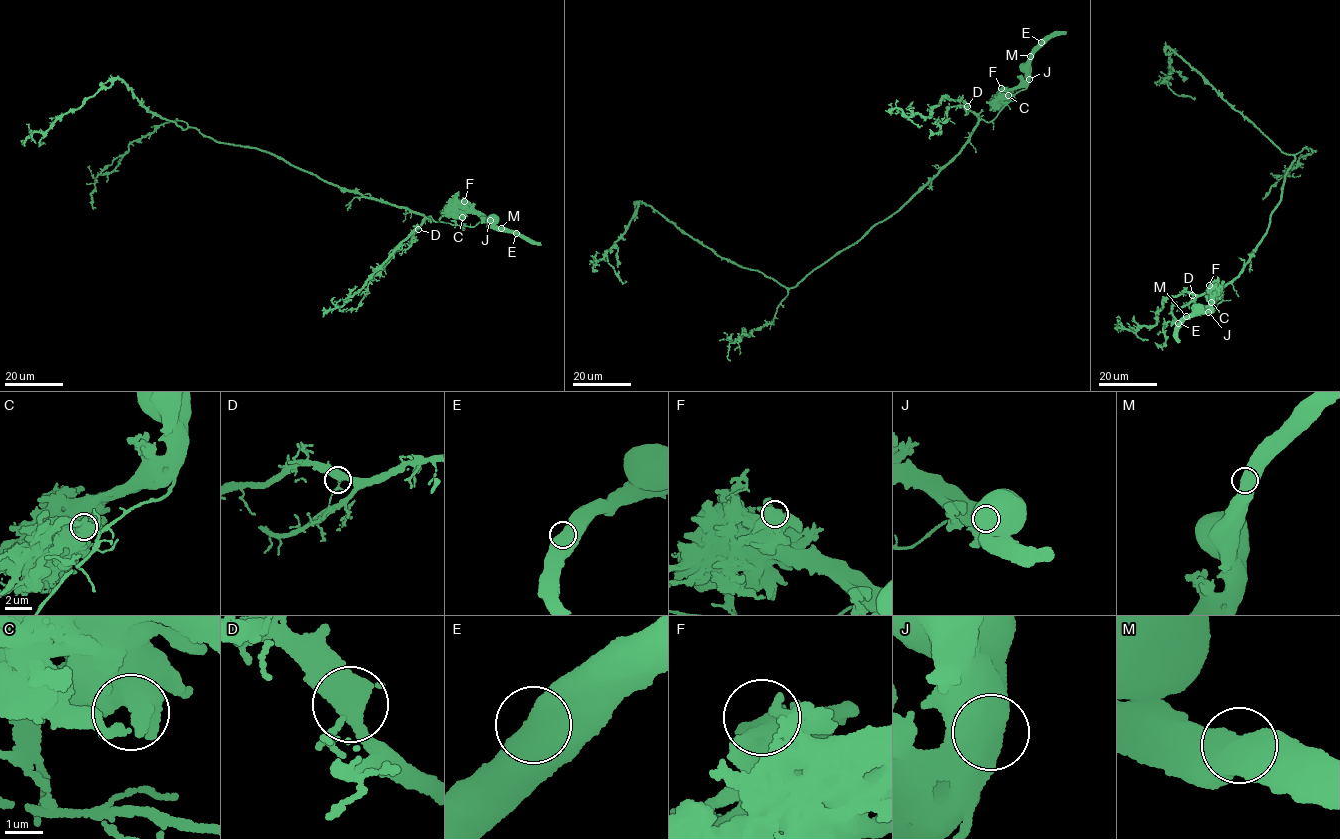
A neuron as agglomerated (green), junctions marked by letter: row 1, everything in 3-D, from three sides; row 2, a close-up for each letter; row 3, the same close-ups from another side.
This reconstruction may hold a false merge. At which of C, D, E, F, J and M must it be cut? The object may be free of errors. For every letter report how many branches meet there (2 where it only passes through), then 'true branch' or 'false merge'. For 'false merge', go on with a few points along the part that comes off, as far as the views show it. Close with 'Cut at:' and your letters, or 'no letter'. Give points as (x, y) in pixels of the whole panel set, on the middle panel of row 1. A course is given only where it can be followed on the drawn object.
C: 2 | true branch
D: 2 | true branch
E: 1 | true branch
F: 1 | true branch
J: 1 | false merge | (1029, 79), (1029, 59), (1033, 52), (1042, 43), (1066, 32)
M: 1 | true branch
Cut at: J

